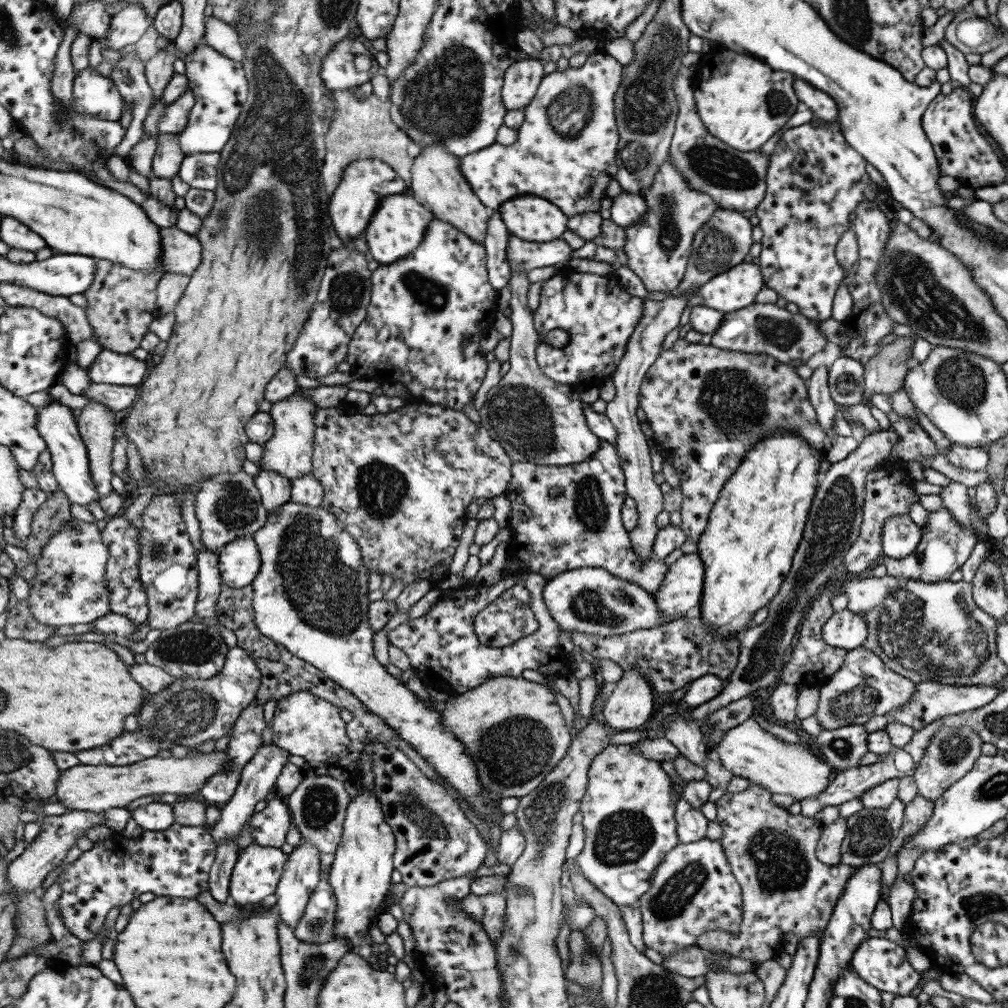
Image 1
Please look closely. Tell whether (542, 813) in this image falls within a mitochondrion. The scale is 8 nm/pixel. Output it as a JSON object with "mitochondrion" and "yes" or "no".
{"mitochondrion":"yes"}

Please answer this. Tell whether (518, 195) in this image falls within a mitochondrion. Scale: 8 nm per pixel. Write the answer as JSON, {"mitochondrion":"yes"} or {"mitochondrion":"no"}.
{"mitochondrion":"no"}

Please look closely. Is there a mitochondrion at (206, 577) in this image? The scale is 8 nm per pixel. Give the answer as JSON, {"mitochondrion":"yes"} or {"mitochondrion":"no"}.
{"mitochondrion":"no"}

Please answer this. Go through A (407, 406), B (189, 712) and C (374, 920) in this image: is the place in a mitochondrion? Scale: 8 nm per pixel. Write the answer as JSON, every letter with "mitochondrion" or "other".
{"A":"other","B":"mitochondrion","C":"other"}

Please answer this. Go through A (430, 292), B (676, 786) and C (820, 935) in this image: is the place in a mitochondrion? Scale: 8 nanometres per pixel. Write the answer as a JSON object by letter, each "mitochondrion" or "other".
{"A":"mitochondrion","B":"other","C":"other"}

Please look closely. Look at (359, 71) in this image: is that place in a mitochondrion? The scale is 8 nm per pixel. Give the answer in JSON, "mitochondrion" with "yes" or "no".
{"mitochondrion":"no"}

